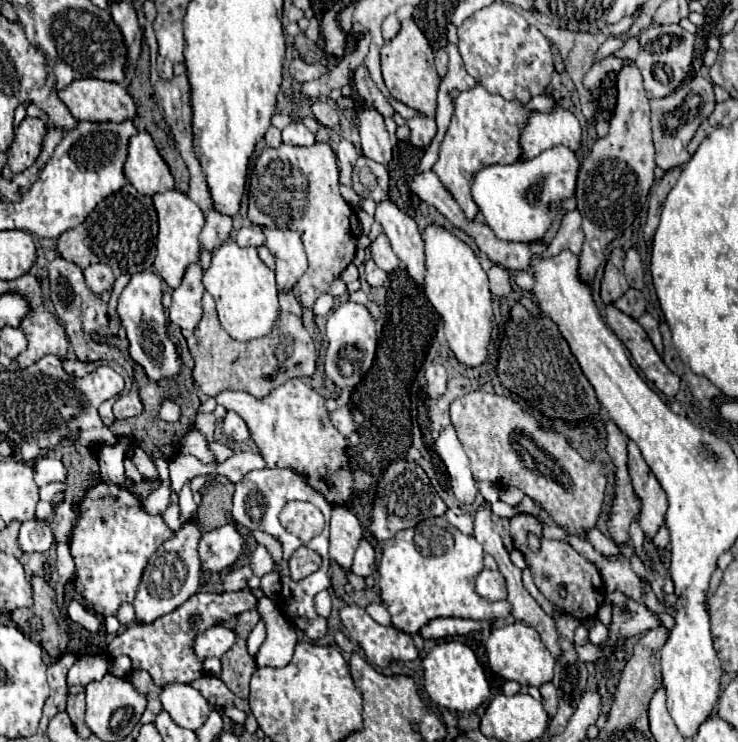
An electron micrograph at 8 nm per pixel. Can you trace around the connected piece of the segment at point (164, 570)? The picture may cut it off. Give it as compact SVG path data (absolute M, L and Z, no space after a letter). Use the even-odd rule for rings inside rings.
M197 520L185 522L173 540L167 540L165 544L161 544L161 548L157 548L157 552L153 552L143 572L141 584L137 588L135 602L133 602L135 612L137 612L137 622L141 624L155 622L157 618L179 608L199 590L199 584L201 584L201 566L199 566L199 556L197 556L199 536L201 536L199 522ZM159 594L171 594L171 596L159 596Z

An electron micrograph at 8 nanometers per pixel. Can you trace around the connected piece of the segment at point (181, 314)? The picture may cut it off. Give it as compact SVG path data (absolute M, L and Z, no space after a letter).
M193 262L185 270L181 286L173 290L169 320L179 328L193 330L201 320L201 296L205 292L201 278L203 278L203 268L199 262Z

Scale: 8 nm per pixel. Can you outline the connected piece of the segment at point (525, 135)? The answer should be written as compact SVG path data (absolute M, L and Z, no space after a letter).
M559 104L551 114L533 112L529 124L521 132L521 160L533 158L557 144L565 144L573 150L579 150L581 146L581 126L577 118Z

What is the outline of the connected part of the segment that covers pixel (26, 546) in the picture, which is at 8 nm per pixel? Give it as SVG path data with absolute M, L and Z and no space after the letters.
M29 520L21 524L17 544L23 552L45 552L51 548L51 544L55 544L55 538L45 522Z

